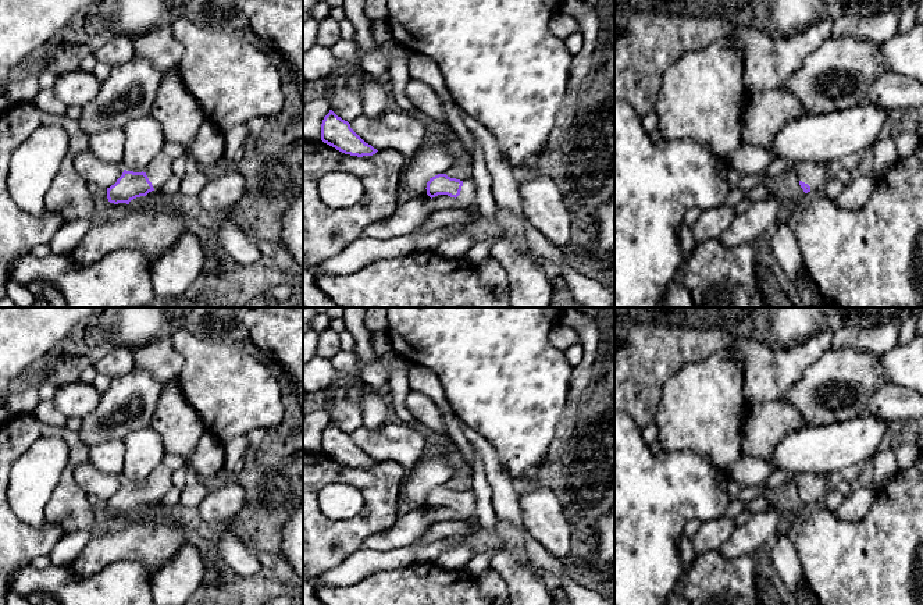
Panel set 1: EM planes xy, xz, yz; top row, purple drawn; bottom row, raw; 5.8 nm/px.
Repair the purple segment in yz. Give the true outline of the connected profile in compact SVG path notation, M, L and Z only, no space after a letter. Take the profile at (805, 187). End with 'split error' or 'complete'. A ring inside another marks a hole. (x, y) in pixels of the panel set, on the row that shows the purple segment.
M776 160L763 168L766 177L773 178L781 175L783 172L792 171L803 192L806 199L817 195L827 182L827 170L830 164L827 163L790 163L783 160Z; split error

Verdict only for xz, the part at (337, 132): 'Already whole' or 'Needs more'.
Already whole

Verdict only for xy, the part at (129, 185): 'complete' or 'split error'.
split error

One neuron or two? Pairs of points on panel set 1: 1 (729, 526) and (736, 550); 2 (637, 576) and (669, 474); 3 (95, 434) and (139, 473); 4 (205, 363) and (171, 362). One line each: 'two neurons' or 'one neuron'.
1: two neurons
2: one neuron
3: two neurons
4: two neurons

